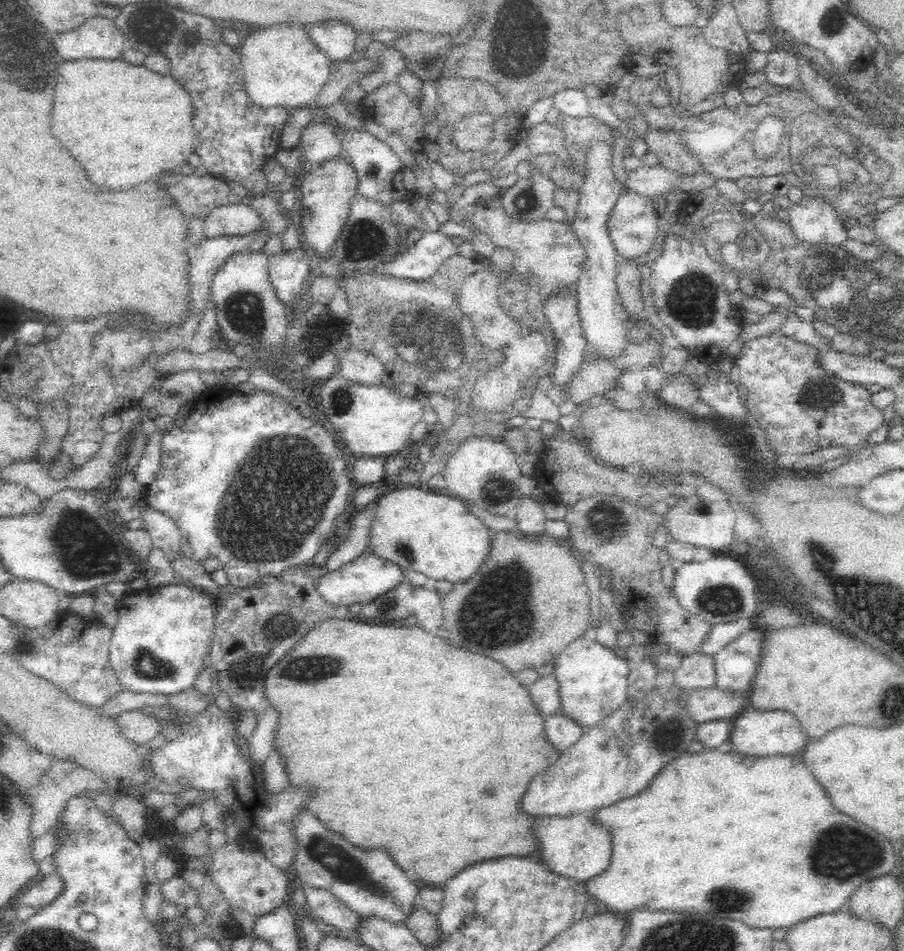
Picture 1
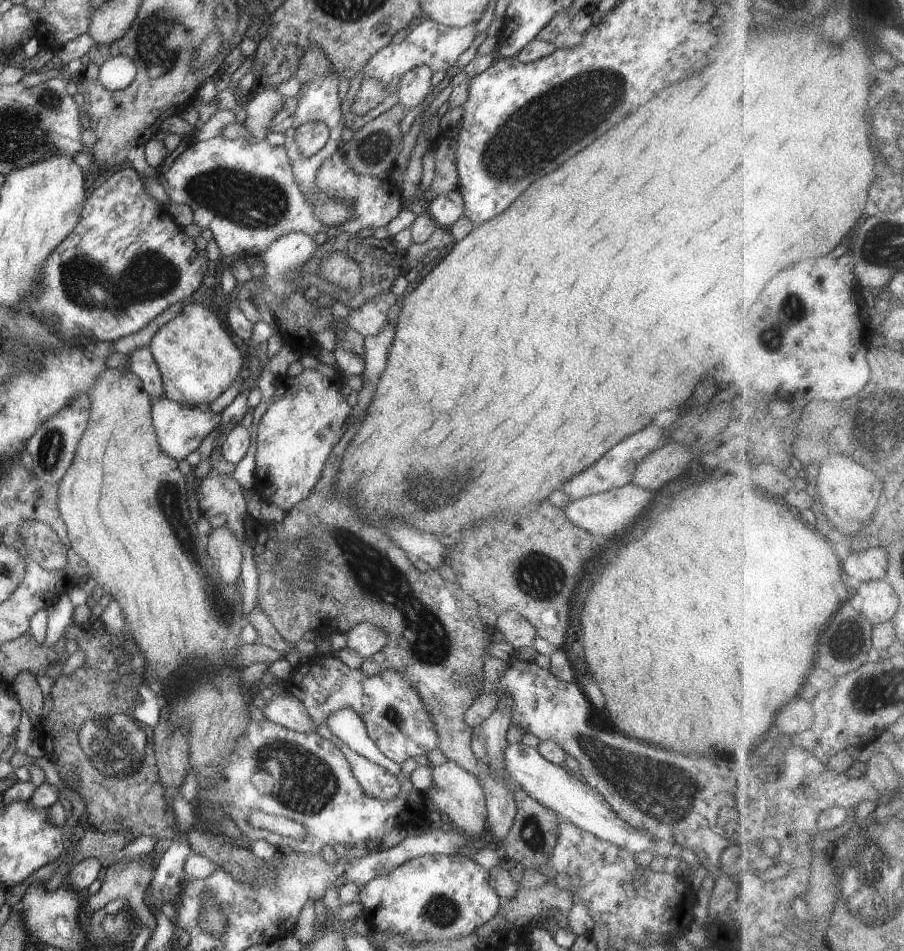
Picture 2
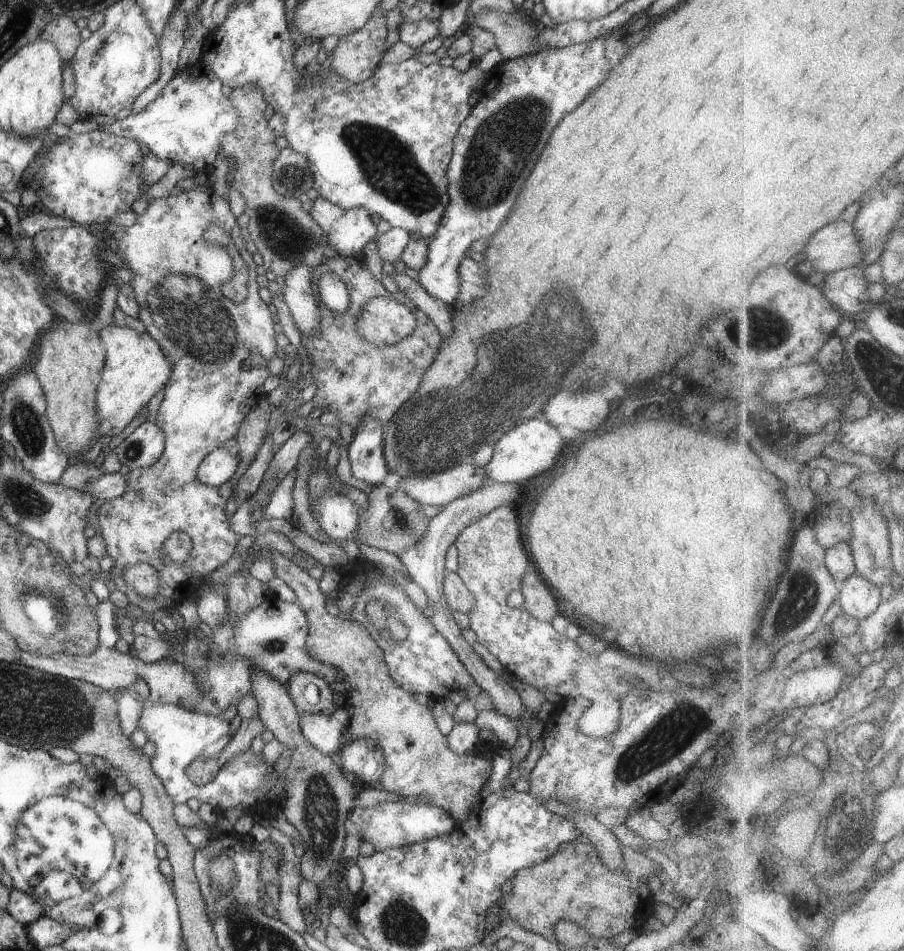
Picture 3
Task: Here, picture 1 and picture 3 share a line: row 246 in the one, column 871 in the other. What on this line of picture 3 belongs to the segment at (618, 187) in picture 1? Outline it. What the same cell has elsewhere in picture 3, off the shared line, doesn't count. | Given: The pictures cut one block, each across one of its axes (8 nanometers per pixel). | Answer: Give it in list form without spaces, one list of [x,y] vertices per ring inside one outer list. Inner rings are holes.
[[[856,574],[841,583],[841,604],[846,613],[859,619],[876,614],[882,606],[882,588],[869,578]]]

